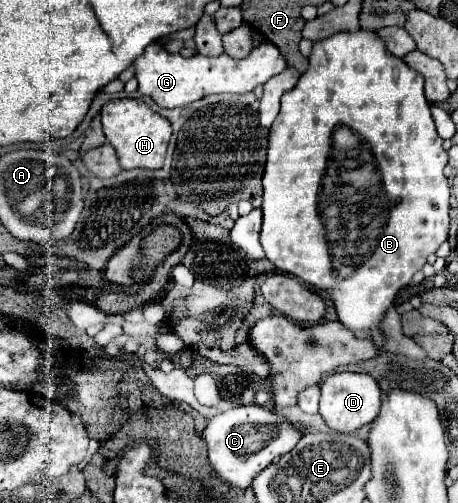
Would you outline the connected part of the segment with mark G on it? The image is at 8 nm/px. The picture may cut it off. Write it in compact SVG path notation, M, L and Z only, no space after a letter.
M262 42L258 48L250 52L248 58L236 60L228 54L220 54L214 58L196 54L190 58L182 58L180 54L170 54L160 44L150 44L146 52L134 60L134 78L138 80L138 92L144 96L150 96L158 106L162 108L176 108L192 104L204 96L210 94L246 94L252 92L258 84L266 84L268 76L276 76L282 72L288 64L284 56L280 56L276 44Z

